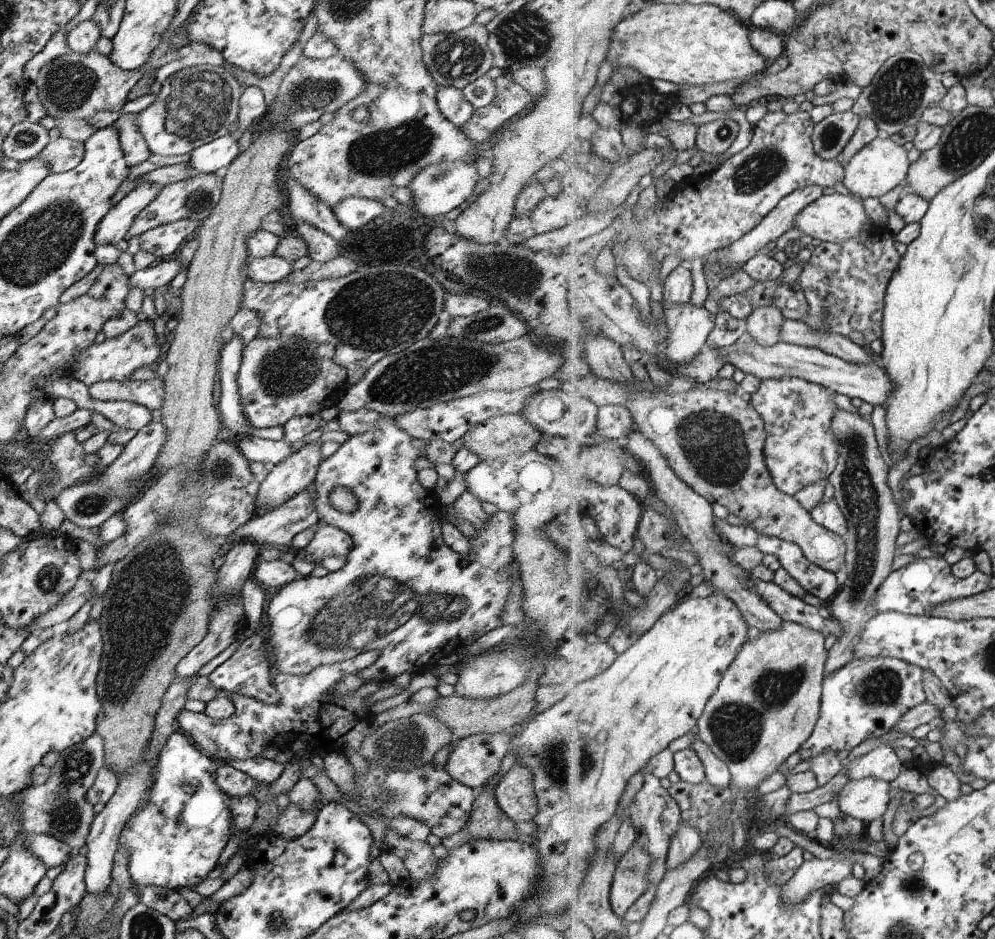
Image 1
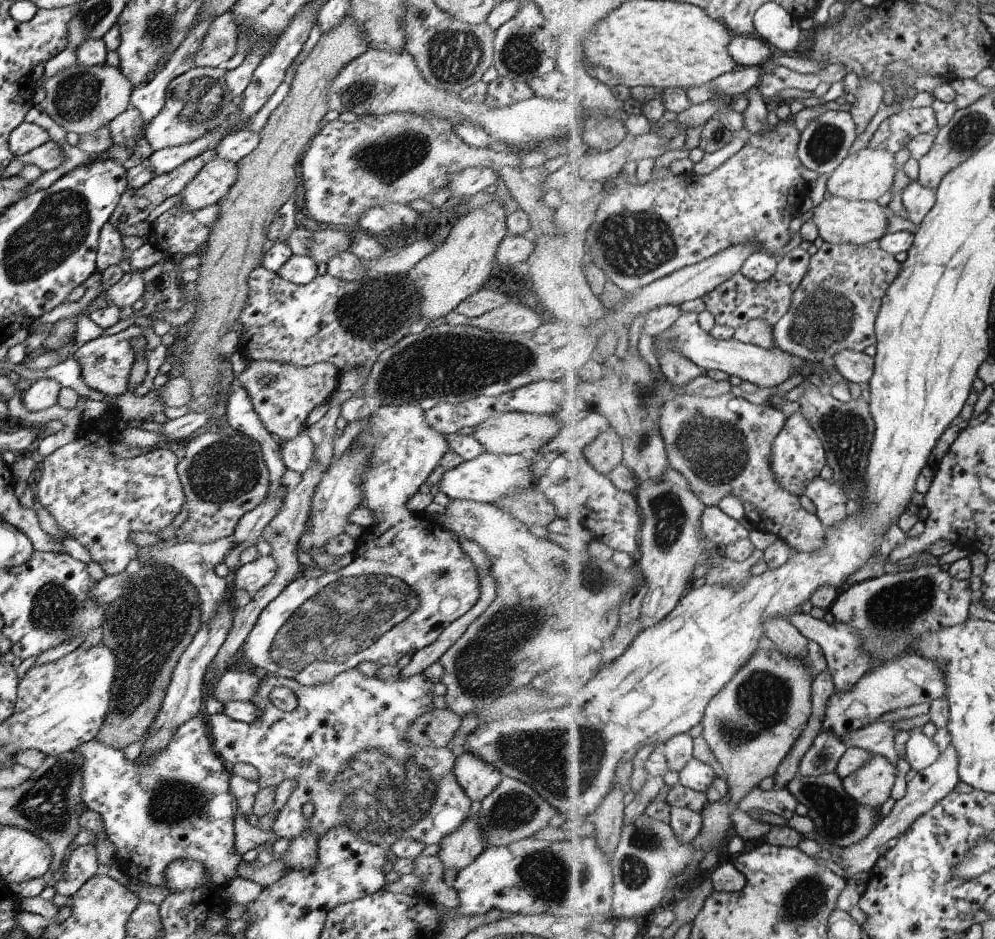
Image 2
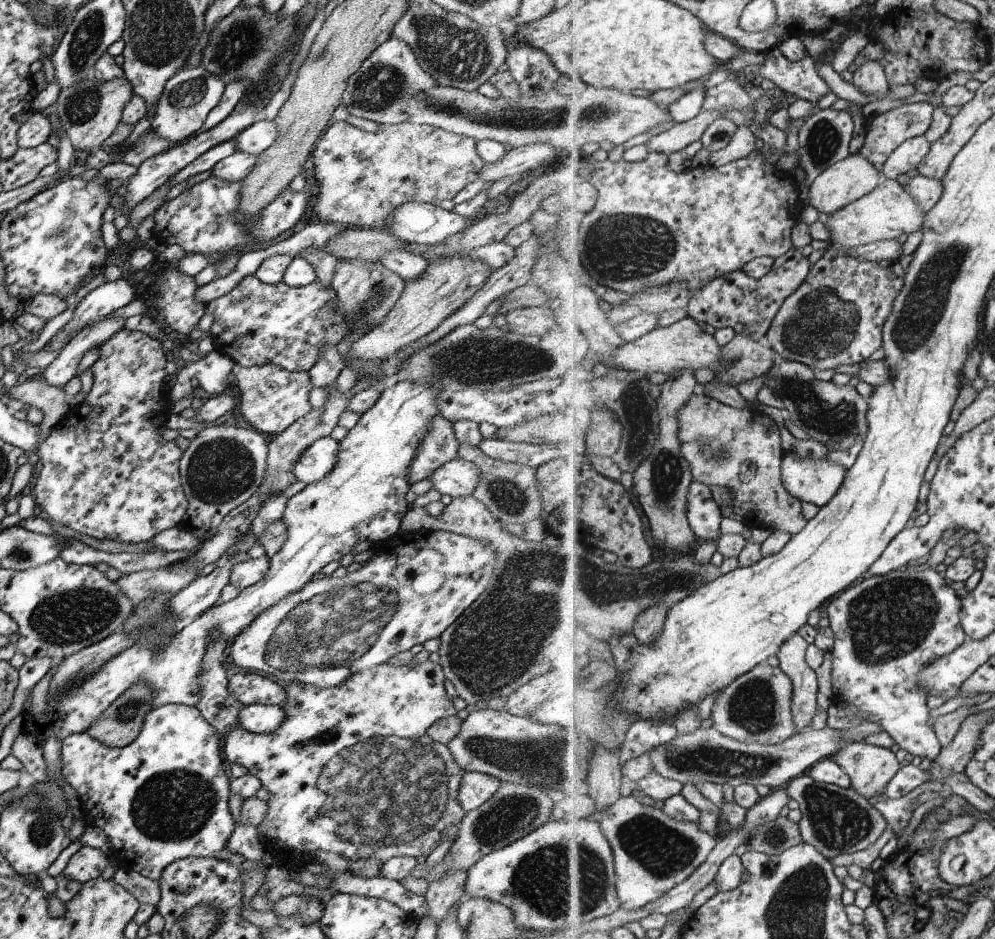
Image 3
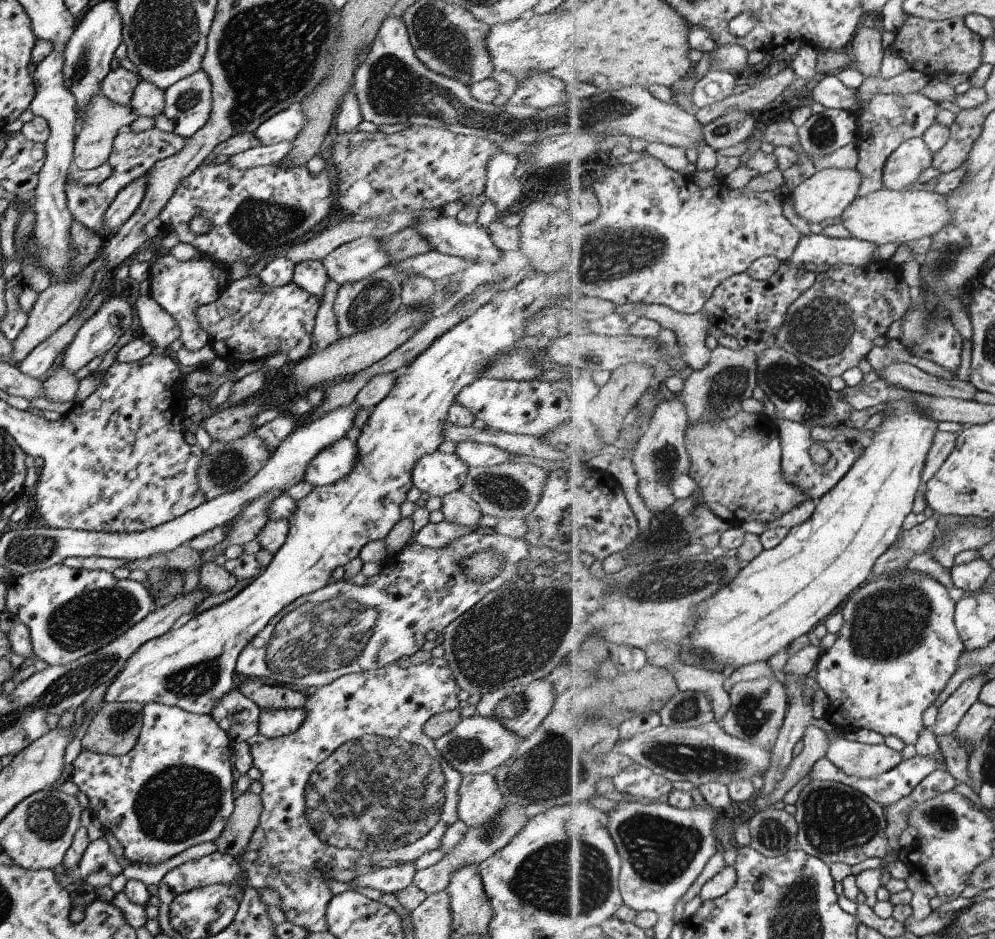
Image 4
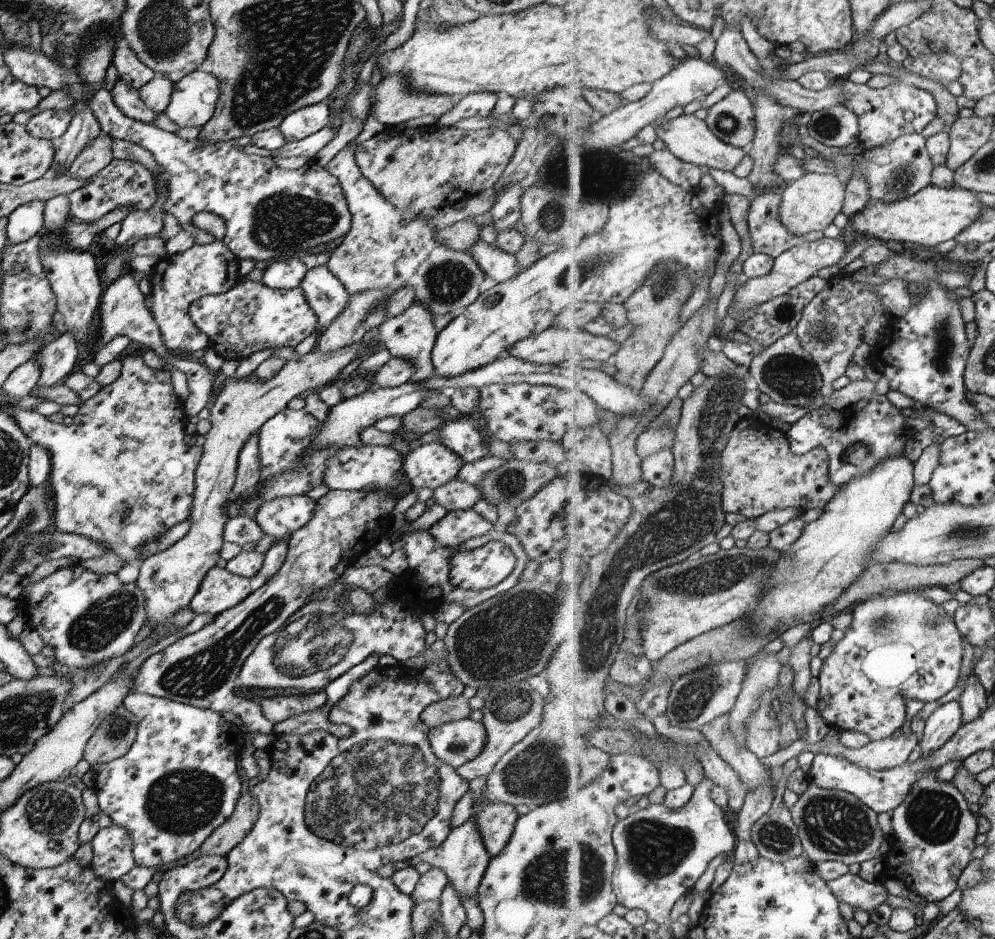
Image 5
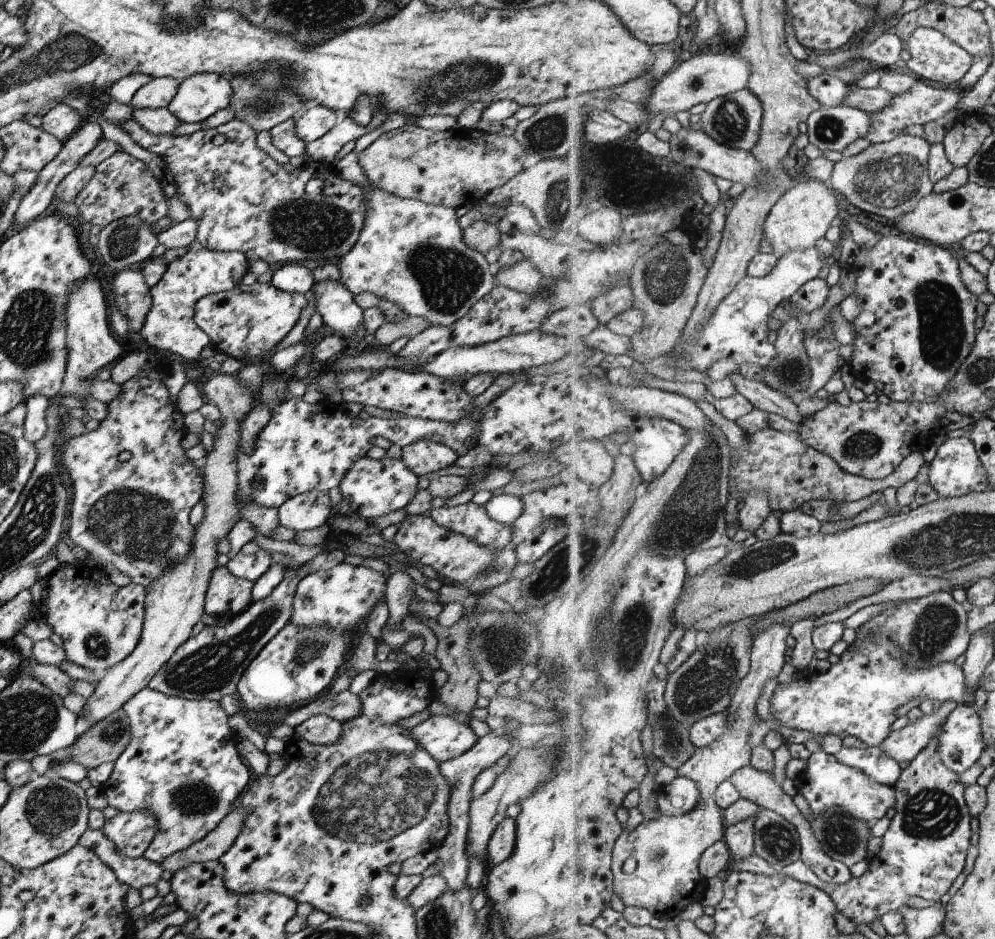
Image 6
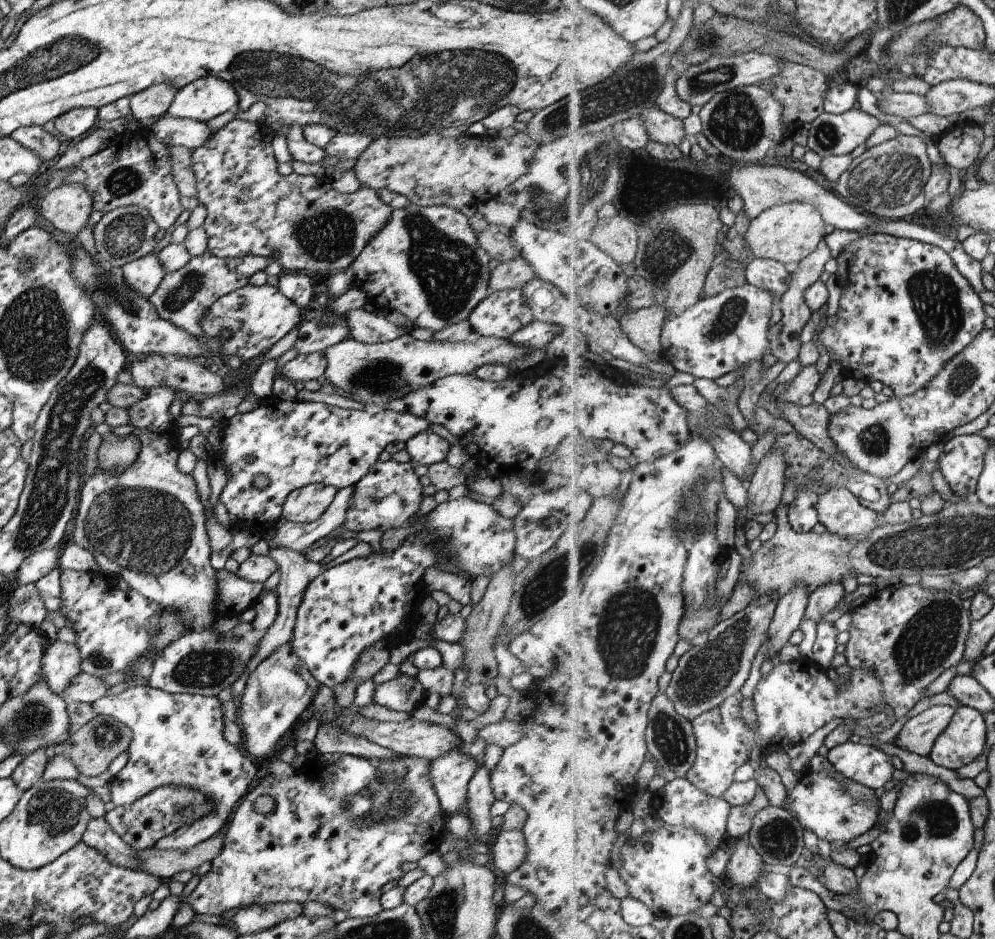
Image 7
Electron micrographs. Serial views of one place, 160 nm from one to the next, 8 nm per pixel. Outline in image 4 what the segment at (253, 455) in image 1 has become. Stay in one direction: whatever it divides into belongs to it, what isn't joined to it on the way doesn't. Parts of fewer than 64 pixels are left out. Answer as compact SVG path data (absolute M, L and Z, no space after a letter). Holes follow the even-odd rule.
M341 437L328 447L322 448L308 462L302 480L313 487L330 485L338 478L348 475L356 460L356 444Z

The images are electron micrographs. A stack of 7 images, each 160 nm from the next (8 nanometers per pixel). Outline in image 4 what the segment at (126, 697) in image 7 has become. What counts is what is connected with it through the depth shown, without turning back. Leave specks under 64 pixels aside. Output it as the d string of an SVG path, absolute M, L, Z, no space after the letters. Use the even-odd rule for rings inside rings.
M145 703L144 707L141 709L141 718L142 723L136 743L127 754L111 756L108 754L94 753L82 748L76 758L70 762L71 770L67 778L77 786L78 790L85 794L88 800L88 806L97 816L103 832L111 832L115 840L119 842L121 848L123 848L125 862L129 864L161 864L161 862L169 860L171 856L183 852L183 850L189 848L189 846L195 846L195 844L201 844L201 842L214 842L221 834L234 805L232 788L236 774L232 768L233 764L231 763L233 744L231 744L230 738L225 732L217 726L213 717L207 713L200 715L161 703Z

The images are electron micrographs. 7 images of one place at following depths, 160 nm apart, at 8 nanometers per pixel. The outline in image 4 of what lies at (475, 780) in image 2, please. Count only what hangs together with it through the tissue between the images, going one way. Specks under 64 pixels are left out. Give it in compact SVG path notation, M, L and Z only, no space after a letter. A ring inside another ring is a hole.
M491 774L464 775L461 779L456 806L460 824L484 826L484 822L499 816L504 804L505 800Z

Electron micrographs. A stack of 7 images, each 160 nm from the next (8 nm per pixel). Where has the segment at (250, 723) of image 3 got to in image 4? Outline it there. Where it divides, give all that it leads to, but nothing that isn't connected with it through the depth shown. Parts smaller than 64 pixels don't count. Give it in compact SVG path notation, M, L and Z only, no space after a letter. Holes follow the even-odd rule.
M303 708L260 709L257 717L257 733L270 739L289 734L297 730L305 715Z

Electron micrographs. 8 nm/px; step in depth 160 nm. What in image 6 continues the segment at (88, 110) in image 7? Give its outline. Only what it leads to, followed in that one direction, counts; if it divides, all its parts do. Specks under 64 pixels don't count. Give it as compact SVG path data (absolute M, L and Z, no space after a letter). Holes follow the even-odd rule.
M55 104L41 117L39 128L63 142L77 130L79 122L81 120L75 110L64 104Z

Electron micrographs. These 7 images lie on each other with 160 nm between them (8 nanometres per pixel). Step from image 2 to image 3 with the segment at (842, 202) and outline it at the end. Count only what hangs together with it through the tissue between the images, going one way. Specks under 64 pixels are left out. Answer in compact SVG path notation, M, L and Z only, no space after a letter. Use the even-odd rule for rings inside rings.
M885 178L869 195L835 212L828 218L825 226L832 235L830 241L852 248L878 241L897 240L903 234L908 236L922 231L928 219L927 213L901 184Z

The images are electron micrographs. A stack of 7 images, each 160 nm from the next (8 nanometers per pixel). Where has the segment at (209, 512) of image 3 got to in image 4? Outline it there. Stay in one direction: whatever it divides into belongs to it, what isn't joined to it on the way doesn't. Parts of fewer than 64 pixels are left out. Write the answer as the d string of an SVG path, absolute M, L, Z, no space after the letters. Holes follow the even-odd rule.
M255 429L246 432L241 438L230 443L211 441L207 449L202 450L200 462L196 466L196 481L203 493L204 502L210 501L220 494L241 488L250 478L253 478L271 456L268 448L257 436Z

